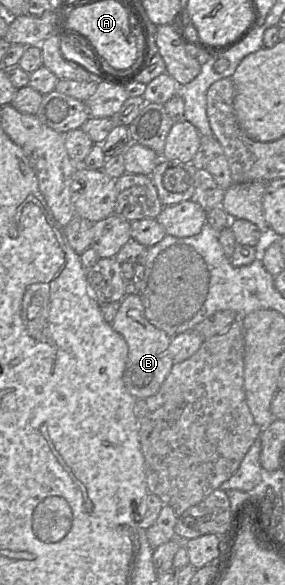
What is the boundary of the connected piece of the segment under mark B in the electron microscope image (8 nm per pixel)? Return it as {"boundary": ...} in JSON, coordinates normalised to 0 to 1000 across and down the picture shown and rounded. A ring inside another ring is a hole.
{"boundary":[[[484,501],[435,506],[389,556],[449,590],[449,612],[432,638],[442,667],[477,682],[547,674],[611,624],[589,598],[604,576],[519,549]]]}

